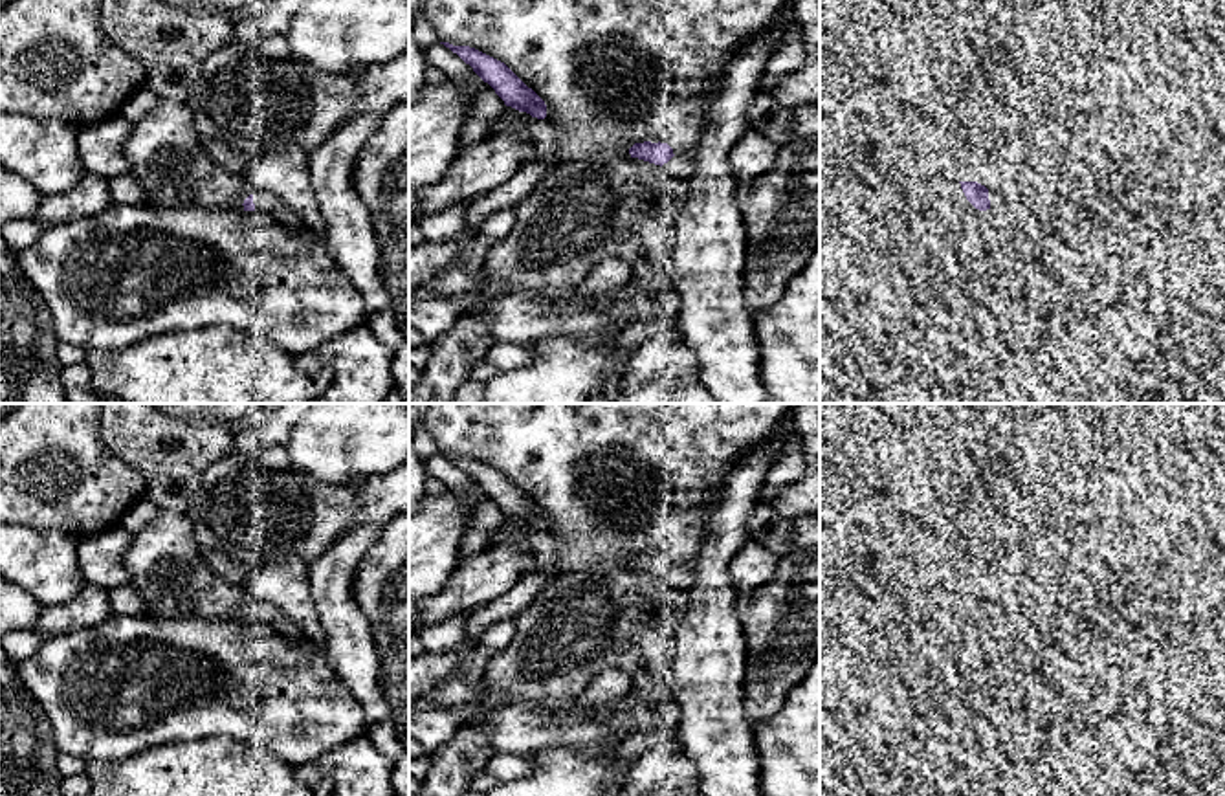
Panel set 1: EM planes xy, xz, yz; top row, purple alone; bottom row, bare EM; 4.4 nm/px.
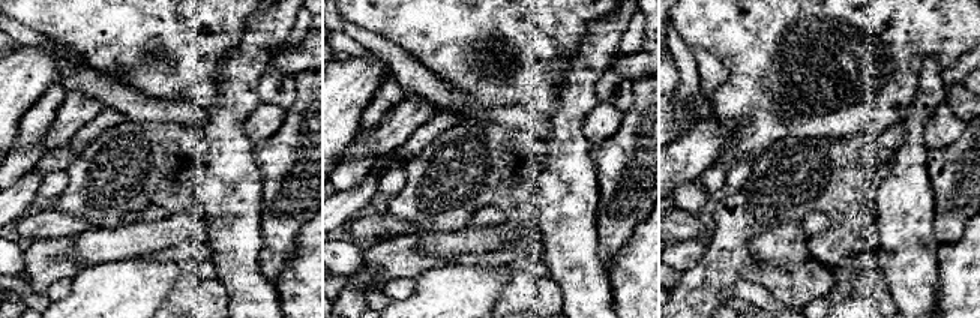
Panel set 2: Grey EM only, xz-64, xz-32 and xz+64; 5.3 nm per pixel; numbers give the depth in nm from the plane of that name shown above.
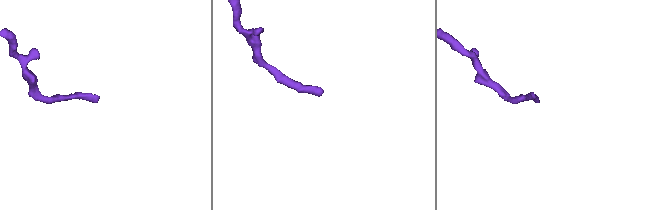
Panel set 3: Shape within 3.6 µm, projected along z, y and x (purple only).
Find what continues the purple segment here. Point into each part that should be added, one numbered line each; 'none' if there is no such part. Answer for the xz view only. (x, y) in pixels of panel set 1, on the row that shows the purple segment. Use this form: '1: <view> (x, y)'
1: xz (683, 167)

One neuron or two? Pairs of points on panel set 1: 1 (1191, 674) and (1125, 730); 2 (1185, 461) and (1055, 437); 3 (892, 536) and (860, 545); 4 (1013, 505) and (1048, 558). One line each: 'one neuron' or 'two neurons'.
1: one neuron
2: one neuron
3: two neurons
4: one neuron

